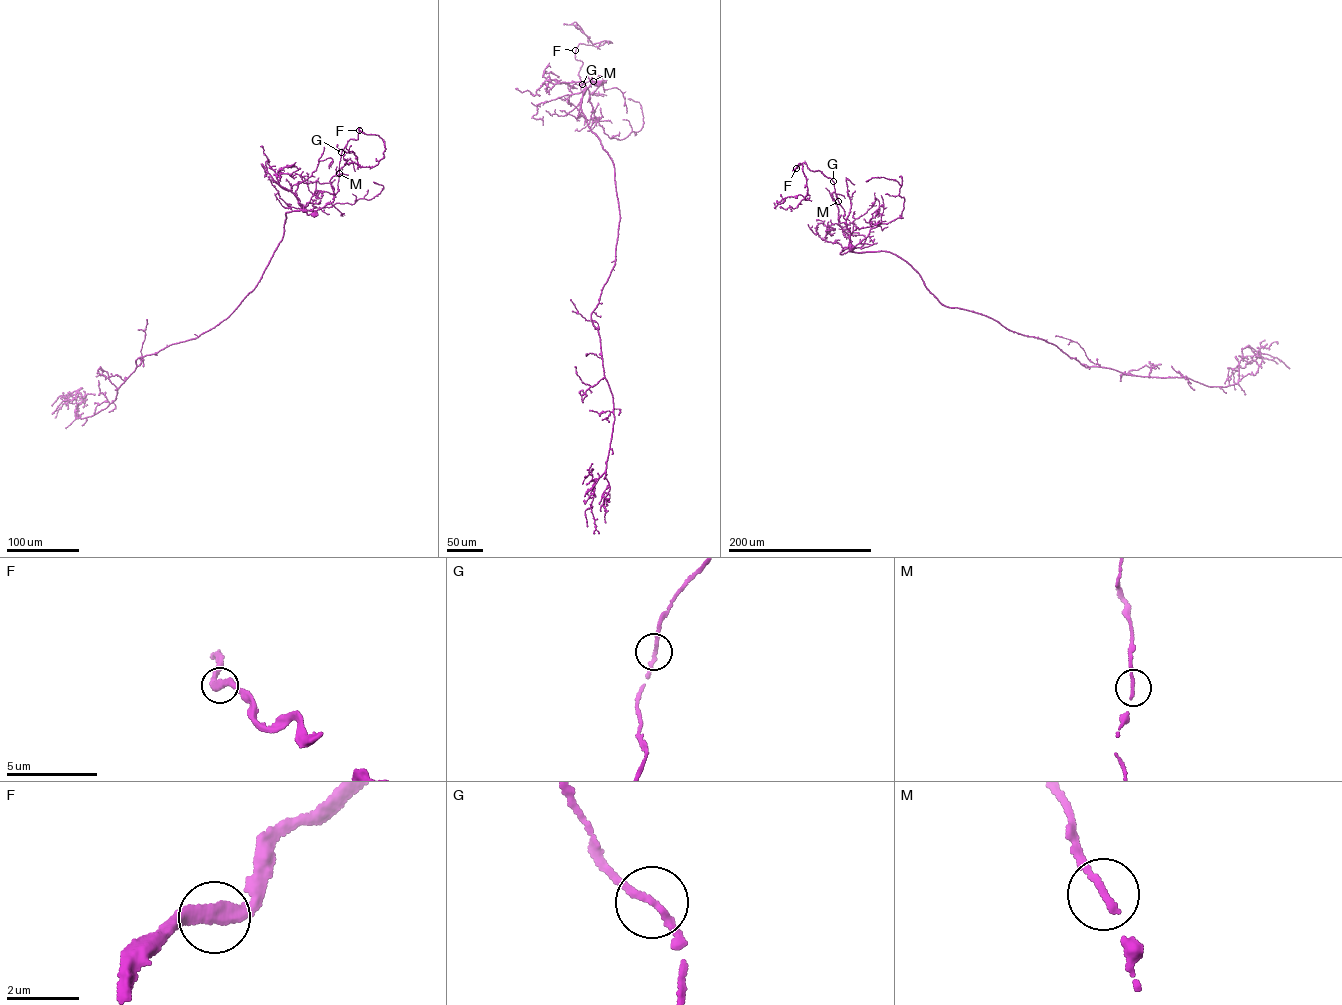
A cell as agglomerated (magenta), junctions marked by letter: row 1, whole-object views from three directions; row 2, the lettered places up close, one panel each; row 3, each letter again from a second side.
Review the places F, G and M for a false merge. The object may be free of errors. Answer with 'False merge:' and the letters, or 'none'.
False merge: none

